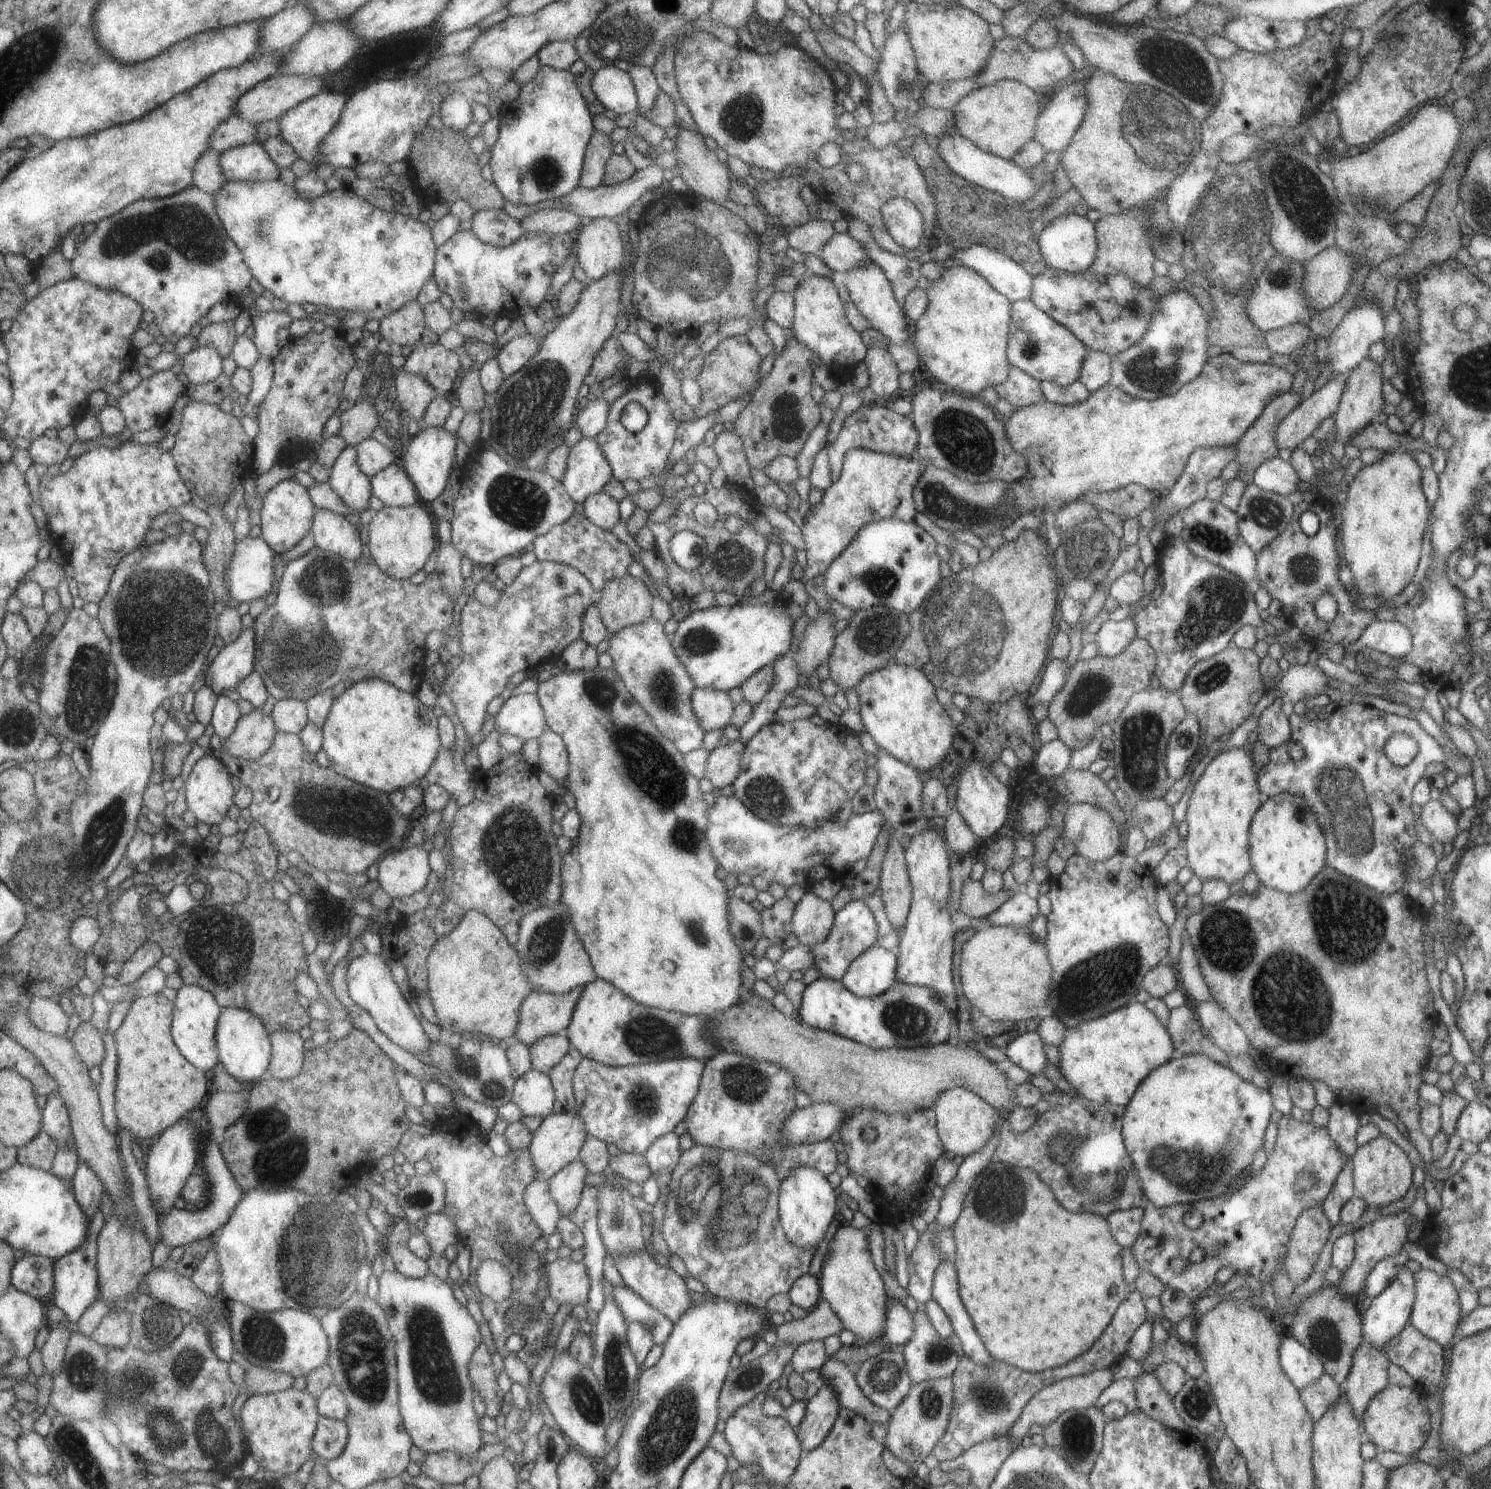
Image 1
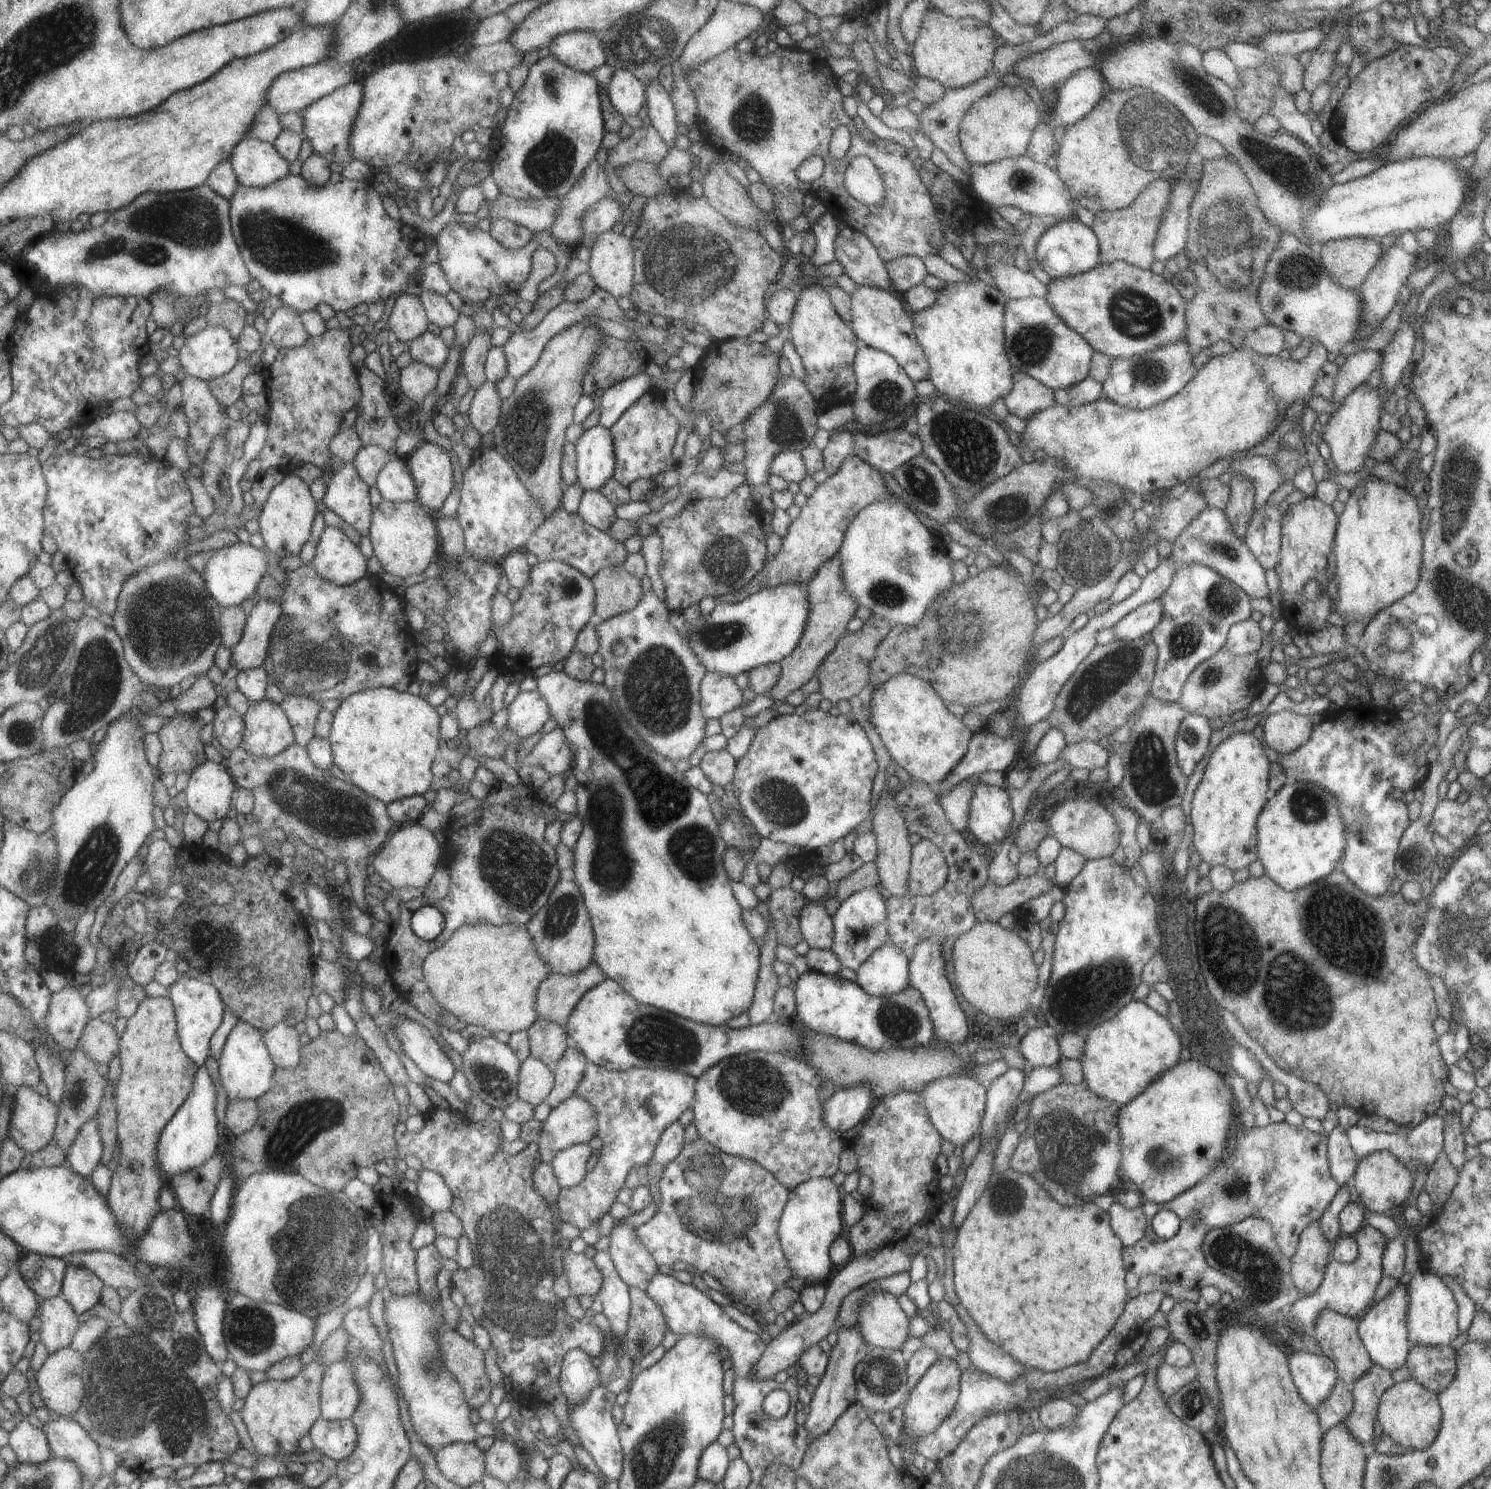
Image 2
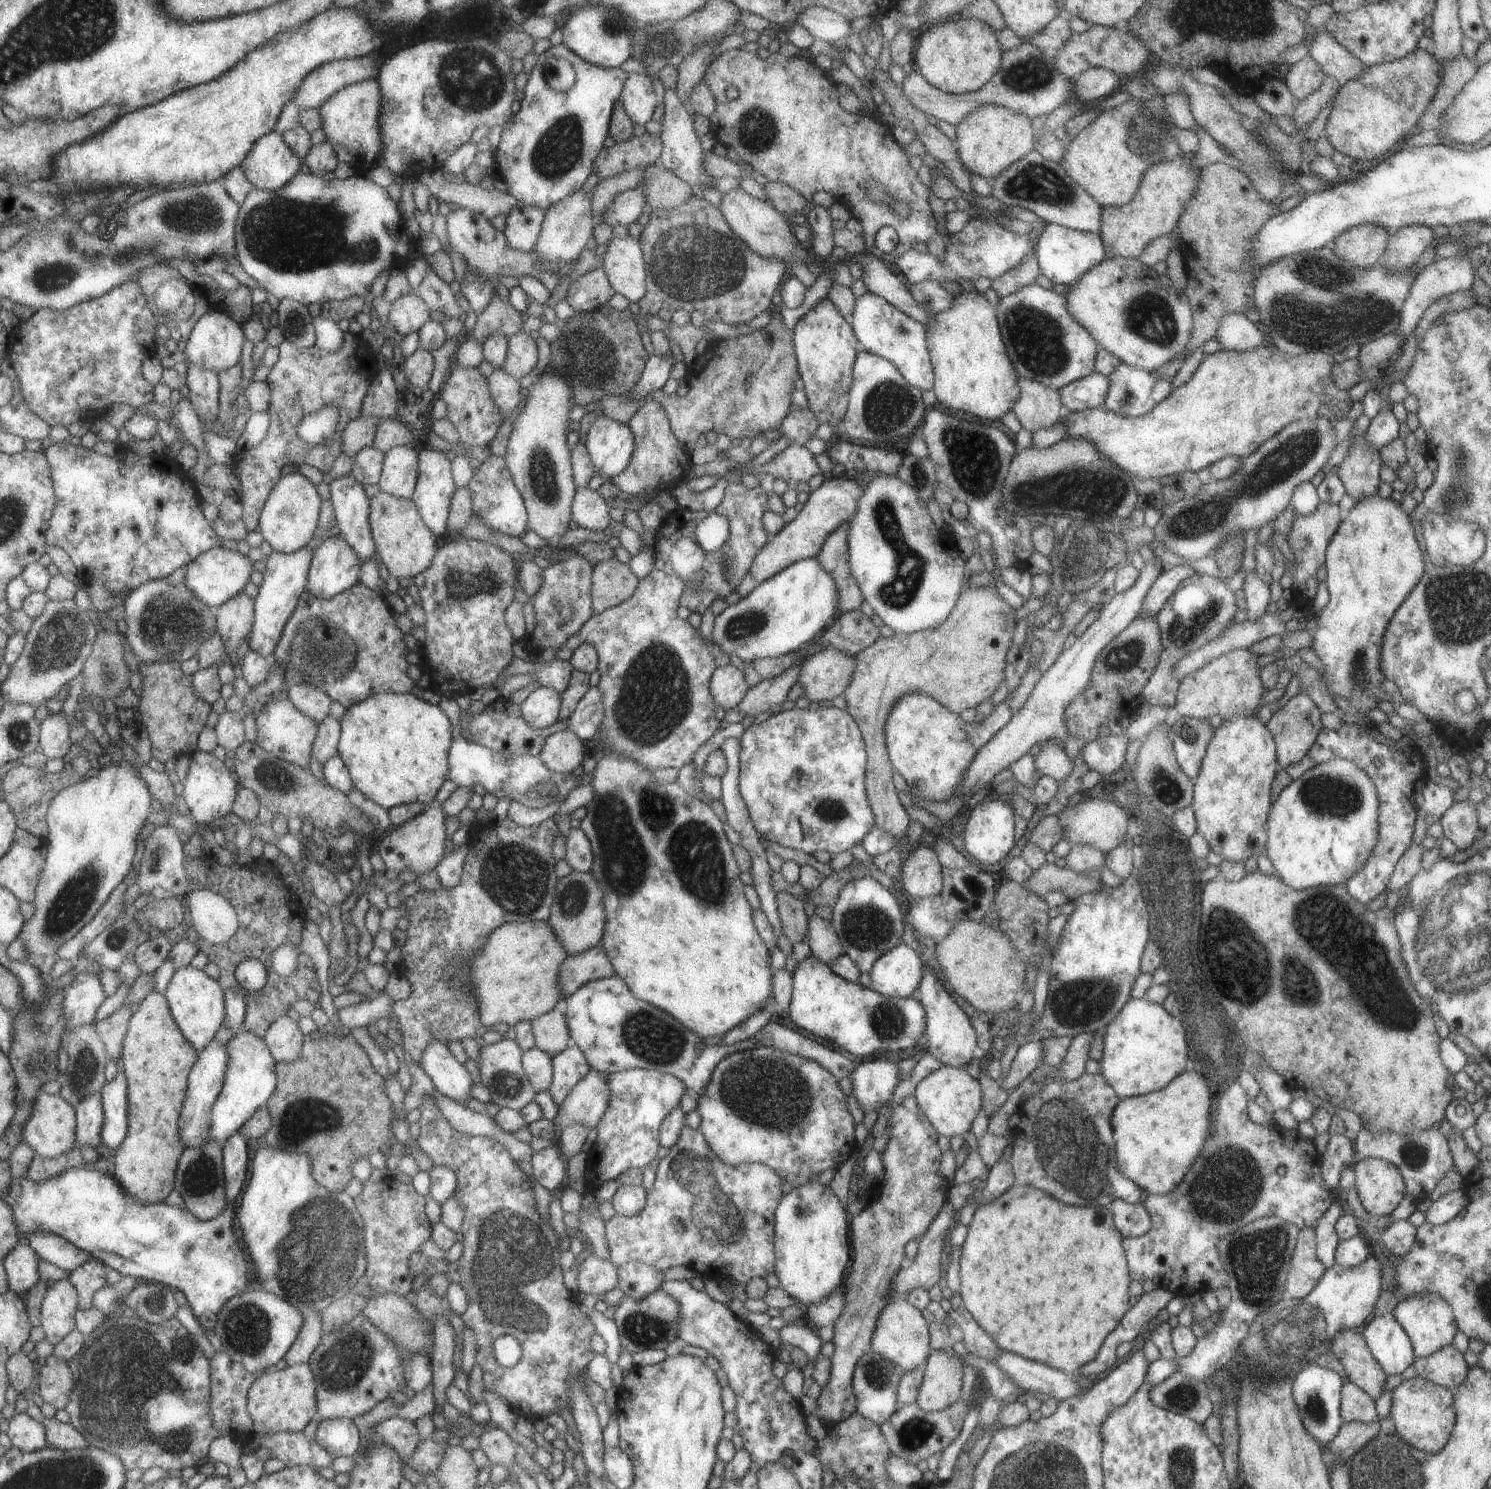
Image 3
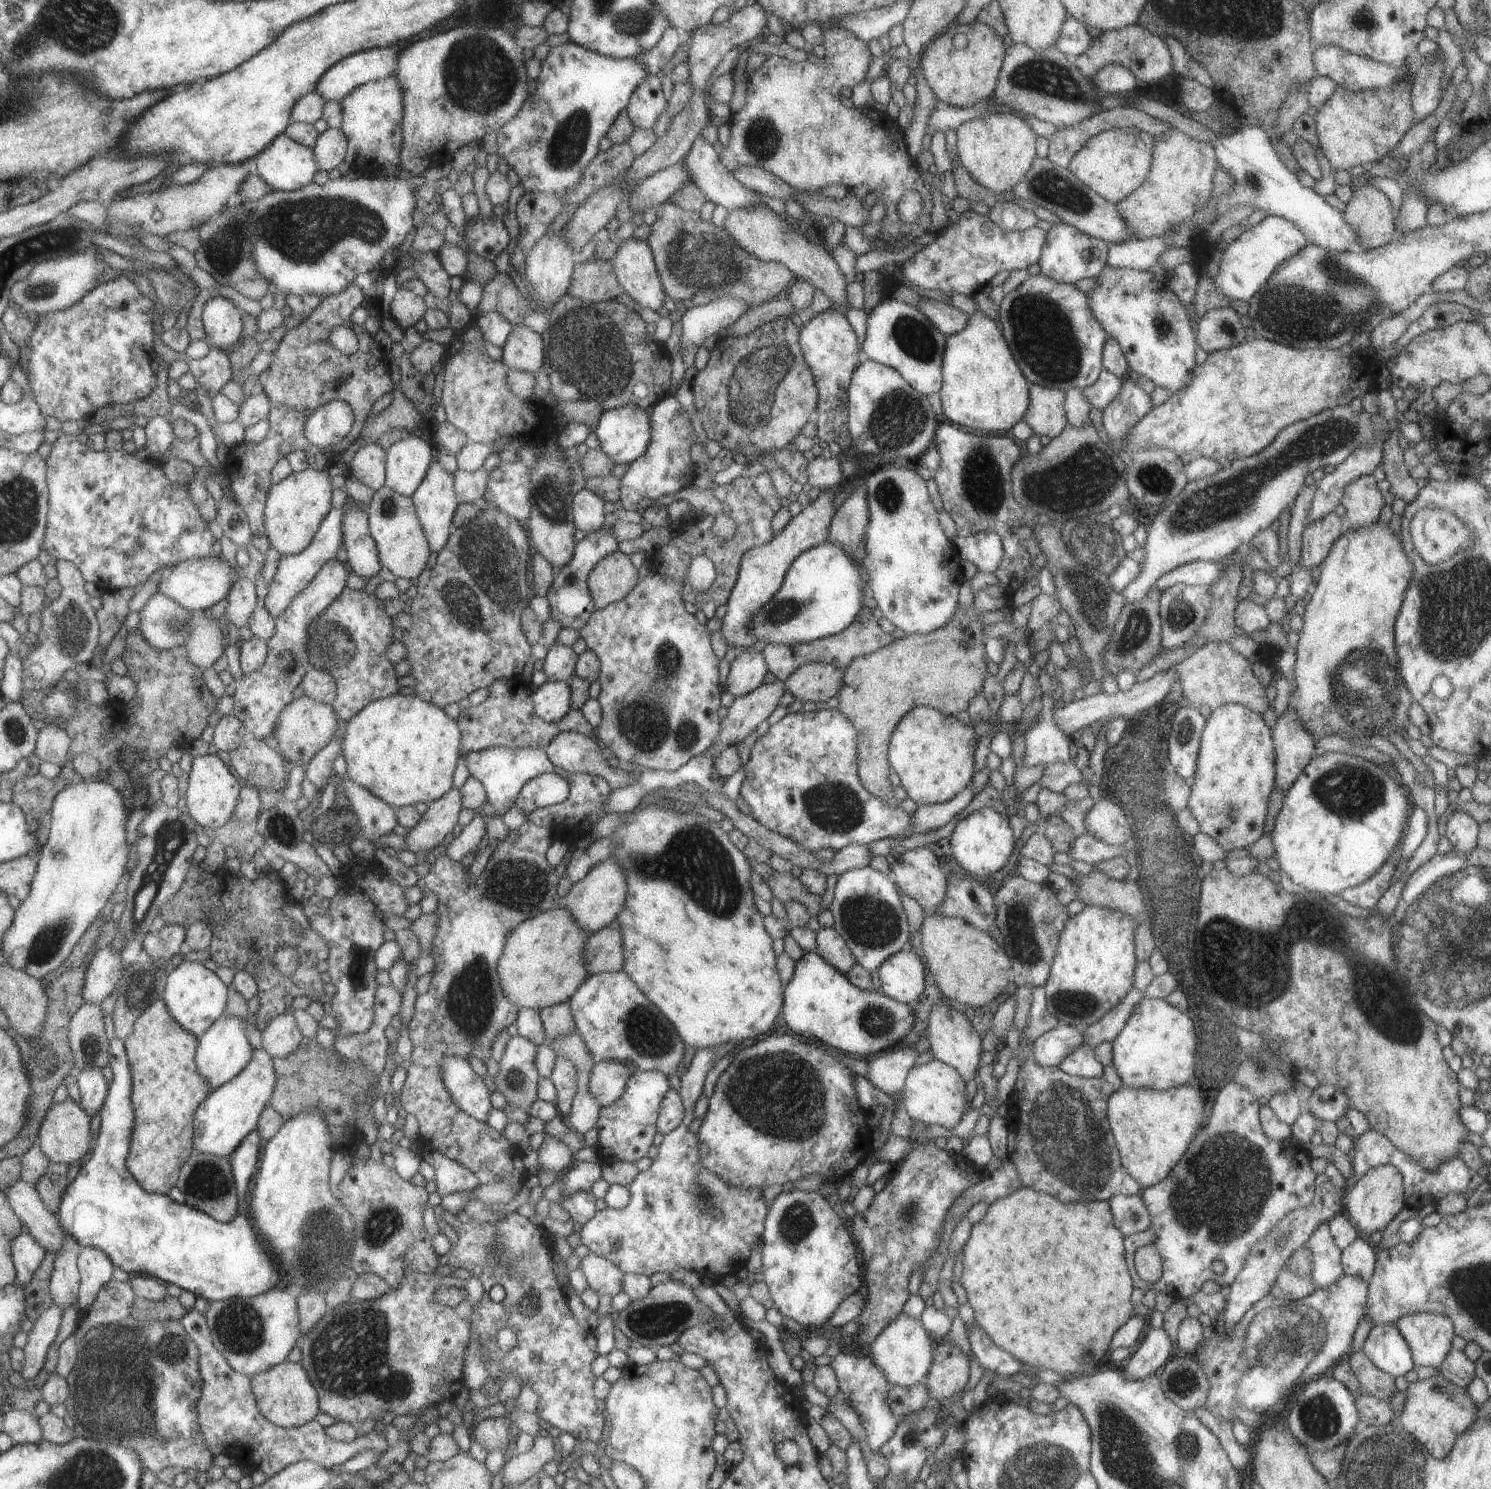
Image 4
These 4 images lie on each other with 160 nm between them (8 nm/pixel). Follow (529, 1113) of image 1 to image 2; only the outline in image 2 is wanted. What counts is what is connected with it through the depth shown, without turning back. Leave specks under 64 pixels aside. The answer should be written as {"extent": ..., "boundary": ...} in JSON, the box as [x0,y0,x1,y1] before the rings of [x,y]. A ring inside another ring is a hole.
{"extent":[518,1055,554,1106],"boundary":[[[529,1055],[518,1072],[518,1098],[537,1106],[549,1094],[554,1083],[554,1073],[539,1059]]]}

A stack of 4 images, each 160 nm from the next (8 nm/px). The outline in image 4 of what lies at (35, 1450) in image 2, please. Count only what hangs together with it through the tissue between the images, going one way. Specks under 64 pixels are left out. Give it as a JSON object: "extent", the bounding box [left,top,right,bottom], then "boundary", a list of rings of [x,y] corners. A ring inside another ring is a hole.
{"extent":[3,1408,44,1445],"boundary":[[[10,1408],[3,1414],[3,1432],[22,1445],[44,1439],[40,1419],[29,1411]]]}

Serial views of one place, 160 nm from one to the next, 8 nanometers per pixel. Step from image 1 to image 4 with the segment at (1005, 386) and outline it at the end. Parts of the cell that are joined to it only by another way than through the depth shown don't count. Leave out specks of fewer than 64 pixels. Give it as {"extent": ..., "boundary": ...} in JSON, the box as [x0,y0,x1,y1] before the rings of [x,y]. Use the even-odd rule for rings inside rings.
{"extent":[1022,383,1066,436],"boundary":[[[1035,383],[1028,384],[1029,402],[1022,419],[1034,434],[1057,436],[1066,424],[1064,393]]]}

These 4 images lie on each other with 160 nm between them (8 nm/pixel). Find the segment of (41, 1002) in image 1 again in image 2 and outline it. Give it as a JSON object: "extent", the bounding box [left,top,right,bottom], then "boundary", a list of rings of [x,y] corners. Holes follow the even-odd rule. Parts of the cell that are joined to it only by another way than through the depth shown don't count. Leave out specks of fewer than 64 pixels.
{"extent":[46,981,91,1051],"boundary":[[[75,981],[52,996],[46,1016],[48,1032],[62,1047],[75,1051],[91,1020],[90,1004],[81,997]]]}

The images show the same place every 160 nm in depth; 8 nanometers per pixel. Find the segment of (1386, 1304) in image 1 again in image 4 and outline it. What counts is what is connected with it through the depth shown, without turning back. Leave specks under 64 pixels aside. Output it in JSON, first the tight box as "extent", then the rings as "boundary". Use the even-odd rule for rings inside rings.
{"extent":[1362,1323,1414,1378],"boundary":[[[1393,1323],[1373,1325],[1363,1342],[1362,1351],[1378,1369],[1393,1378],[1414,1367],[1409,1345]]]}

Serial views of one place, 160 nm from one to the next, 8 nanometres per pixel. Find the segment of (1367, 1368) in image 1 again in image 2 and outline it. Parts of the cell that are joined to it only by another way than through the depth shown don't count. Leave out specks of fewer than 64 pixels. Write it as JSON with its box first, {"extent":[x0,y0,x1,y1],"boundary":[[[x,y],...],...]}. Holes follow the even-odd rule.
{"extent":[1343,1363,1393,1447],"boundary":[[[1375,1363],[1351,1382],[1353,1406],[1343,1424],[1348,1433],[1367,1447],[1373,1438],[1377,1403],[1383,1391],[1393,1383],[1390,1372]]]}

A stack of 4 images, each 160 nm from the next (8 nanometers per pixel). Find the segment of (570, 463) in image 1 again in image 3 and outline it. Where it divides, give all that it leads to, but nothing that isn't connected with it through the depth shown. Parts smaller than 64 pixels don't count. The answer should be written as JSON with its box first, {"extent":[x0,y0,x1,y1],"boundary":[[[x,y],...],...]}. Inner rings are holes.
{"extent":[584,413,633,479],"boundary":[[[599,413],[585,436],[584,445],[594,468],[594,474],[610,479],[629,462],[633,450],[633,435],[626,424]]]}

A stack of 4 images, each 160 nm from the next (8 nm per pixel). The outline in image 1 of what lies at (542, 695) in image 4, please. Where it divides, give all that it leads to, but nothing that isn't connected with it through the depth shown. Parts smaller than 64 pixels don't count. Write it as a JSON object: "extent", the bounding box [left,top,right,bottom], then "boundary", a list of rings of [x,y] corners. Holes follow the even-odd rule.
{"extent":[494,693,549,741],"boundary":[[[524,693],[517,696],[511,696],[503,701],[500,711],[494,717],[495,730],[503,734],[511,734],[517,739],[527,741],[534,739],[537,741],[544,732],[549,730],[545,712],[542,710],[542,705],[538,701],[537,694]]]}

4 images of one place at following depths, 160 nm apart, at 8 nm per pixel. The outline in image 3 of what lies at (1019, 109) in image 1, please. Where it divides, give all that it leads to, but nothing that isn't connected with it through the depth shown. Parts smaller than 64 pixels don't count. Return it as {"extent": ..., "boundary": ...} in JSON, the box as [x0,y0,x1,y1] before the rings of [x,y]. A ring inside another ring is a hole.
{"extent":[954,105,1035,181],"boundary":[[[981,105],[956,124],[954,142],[958,158],[965,168],[988,181],[1033,149],[1035,139],[1028,116],[1001,105]]]}

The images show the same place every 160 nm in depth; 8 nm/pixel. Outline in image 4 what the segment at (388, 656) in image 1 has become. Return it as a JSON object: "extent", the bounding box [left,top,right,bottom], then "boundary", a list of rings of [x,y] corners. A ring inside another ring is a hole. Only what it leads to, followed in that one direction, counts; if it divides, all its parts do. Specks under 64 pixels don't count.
{"extent":[310,587,402,724],"boundary":[[[347,587],[342,596],[321,617],[317,617],[310,624],[310,663],[316,669],[323,668],[335,679],[338,695],[332,706],[345,724],[372,702],[401,692],[402,686],[399,684],[395,663],[388,657],[388,650],[394,641],[395,628],[391,616],[385,610],[385,601],[377,598],[374,593],[365,592],[364,589],[353,590]]]}

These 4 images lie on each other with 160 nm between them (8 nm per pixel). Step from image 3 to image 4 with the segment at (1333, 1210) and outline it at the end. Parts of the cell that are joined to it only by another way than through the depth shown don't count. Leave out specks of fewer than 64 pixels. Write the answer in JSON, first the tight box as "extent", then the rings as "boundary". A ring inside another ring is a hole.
{"extent":[1305,1222,1342,1289],"boundary":[[[1327,1222],[1319,1223],[1305,1244],[1311,1251],[1312,1281],[1316,1289],[1342,1276],[1340,1248],[1333,1242]]]}

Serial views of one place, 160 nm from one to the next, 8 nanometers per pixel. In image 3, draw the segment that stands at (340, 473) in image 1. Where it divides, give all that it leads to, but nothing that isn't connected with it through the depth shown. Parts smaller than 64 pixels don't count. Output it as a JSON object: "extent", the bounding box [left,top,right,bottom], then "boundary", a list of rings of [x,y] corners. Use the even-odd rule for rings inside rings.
{"extent":[330,472,378,562],"boundary":[[[352,472],[344,474],[330,483],[331,500],[336,510],[336,517],[341,530],[340,534],[355,549],[362,562],[365,562],[378,553],[378,546],[370,523],[372,498],[367,496],[363,485]]]}

